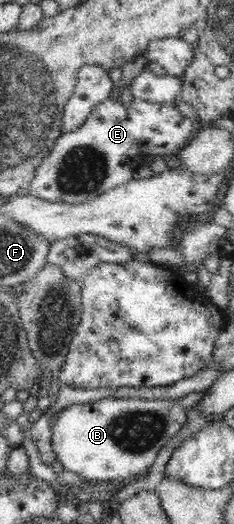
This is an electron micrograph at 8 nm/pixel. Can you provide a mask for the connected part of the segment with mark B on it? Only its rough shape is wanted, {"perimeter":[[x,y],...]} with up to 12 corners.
{"perimeter":[[105,398],[55,416],[57,467],[89,482],[148,471],[181,431],[172,398]]}

